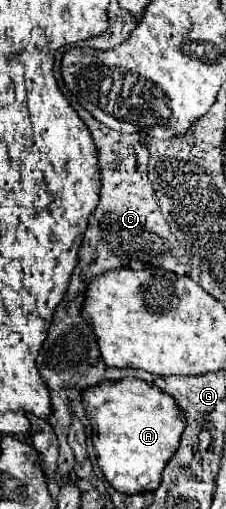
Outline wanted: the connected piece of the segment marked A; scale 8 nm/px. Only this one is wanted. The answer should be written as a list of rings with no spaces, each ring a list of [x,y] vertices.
[[[126,377],[84,389],[82,405],[92,425],[92,443],[106,481],[118,493],[154,491],[166,459],[178,449],[182,427],[186,427],[182,413],[174,407],[174,399],[142,379]]]

